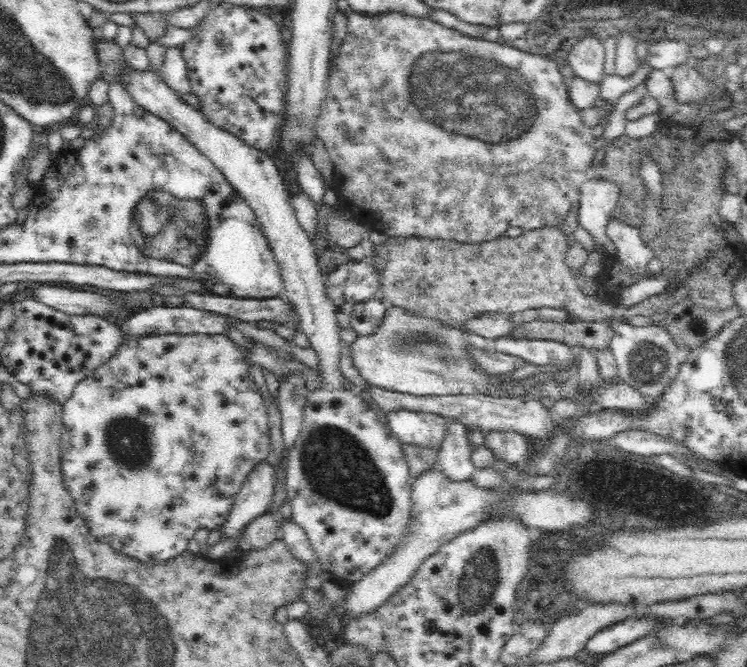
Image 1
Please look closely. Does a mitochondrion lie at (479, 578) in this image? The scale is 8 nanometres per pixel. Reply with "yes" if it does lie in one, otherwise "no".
yes

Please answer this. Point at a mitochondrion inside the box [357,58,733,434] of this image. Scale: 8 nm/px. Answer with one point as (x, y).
(398, 335)

